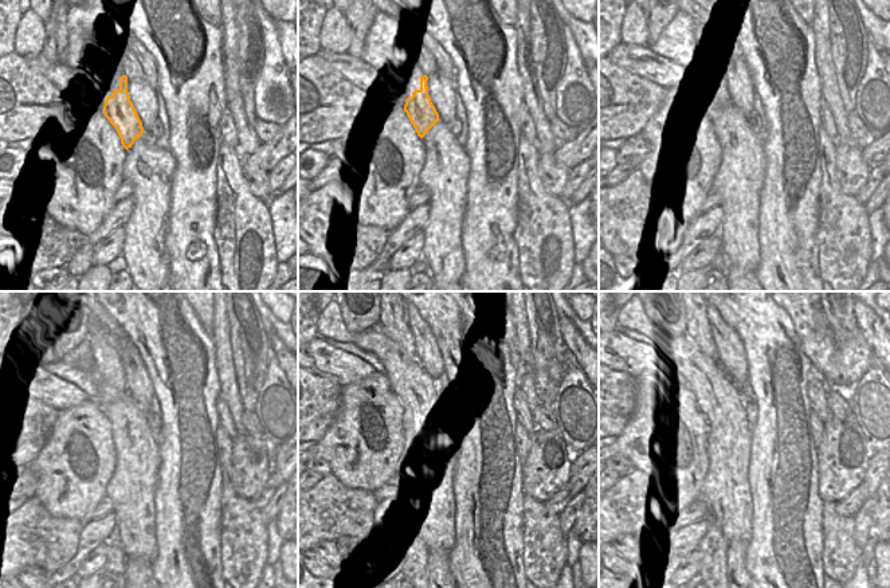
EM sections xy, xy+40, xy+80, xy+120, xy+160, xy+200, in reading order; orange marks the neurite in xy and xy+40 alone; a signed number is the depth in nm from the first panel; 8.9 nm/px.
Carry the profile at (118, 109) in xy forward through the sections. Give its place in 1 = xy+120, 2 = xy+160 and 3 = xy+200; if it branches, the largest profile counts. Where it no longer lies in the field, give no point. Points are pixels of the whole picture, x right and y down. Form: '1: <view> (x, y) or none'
1: xy+120 (106, 359)
2: xy+160 (393, 322)
3: xy+200 (696, 324)

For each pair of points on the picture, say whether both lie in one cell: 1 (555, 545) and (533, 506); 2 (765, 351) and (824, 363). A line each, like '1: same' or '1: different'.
1: same
2: different

